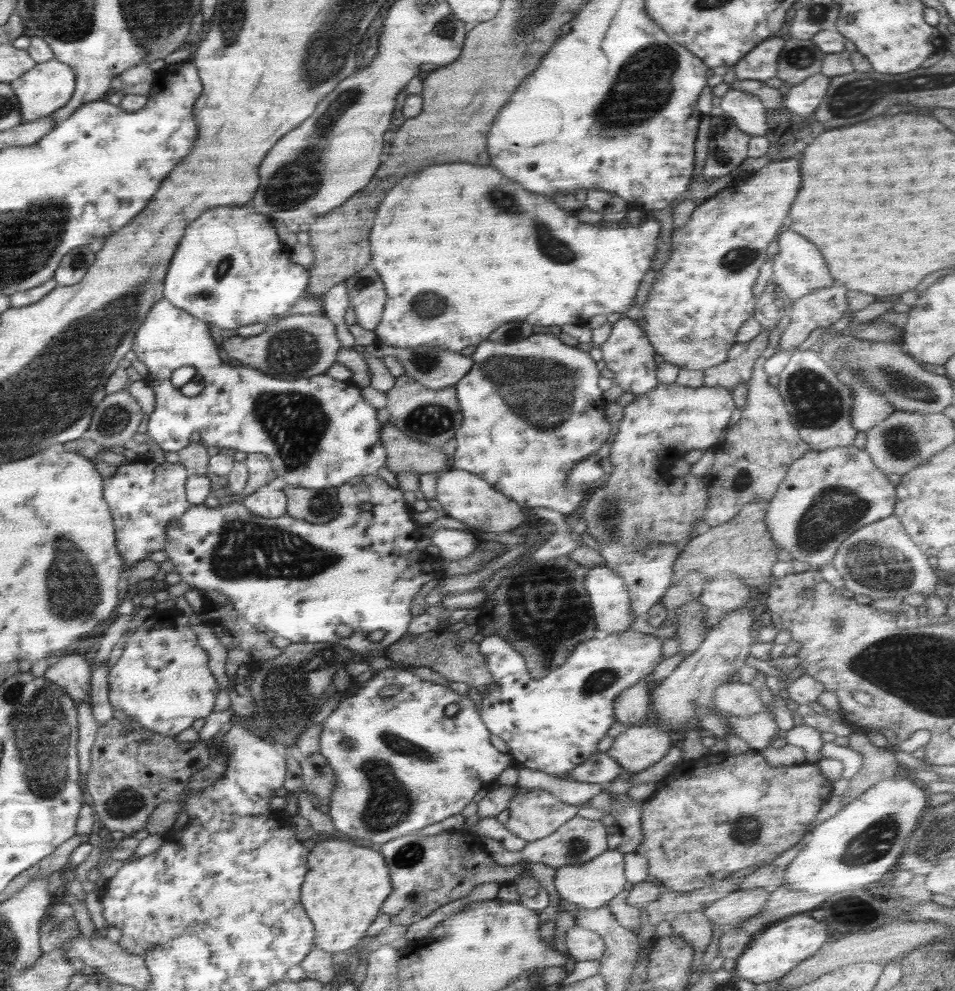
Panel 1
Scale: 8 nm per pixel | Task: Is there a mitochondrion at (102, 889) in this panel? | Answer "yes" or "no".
no

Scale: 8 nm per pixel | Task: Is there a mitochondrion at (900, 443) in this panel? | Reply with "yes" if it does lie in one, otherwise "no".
yes

